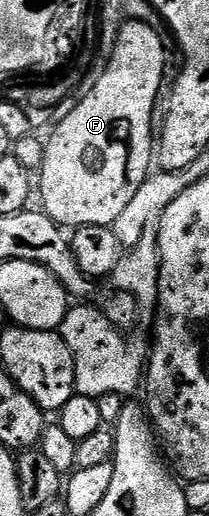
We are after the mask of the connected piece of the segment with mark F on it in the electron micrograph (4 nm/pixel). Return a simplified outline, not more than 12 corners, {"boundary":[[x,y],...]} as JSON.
{"boundary":[[119,24],[108,71],[44,144],[38,199],[112,227],[154,167],[168,55]]}

